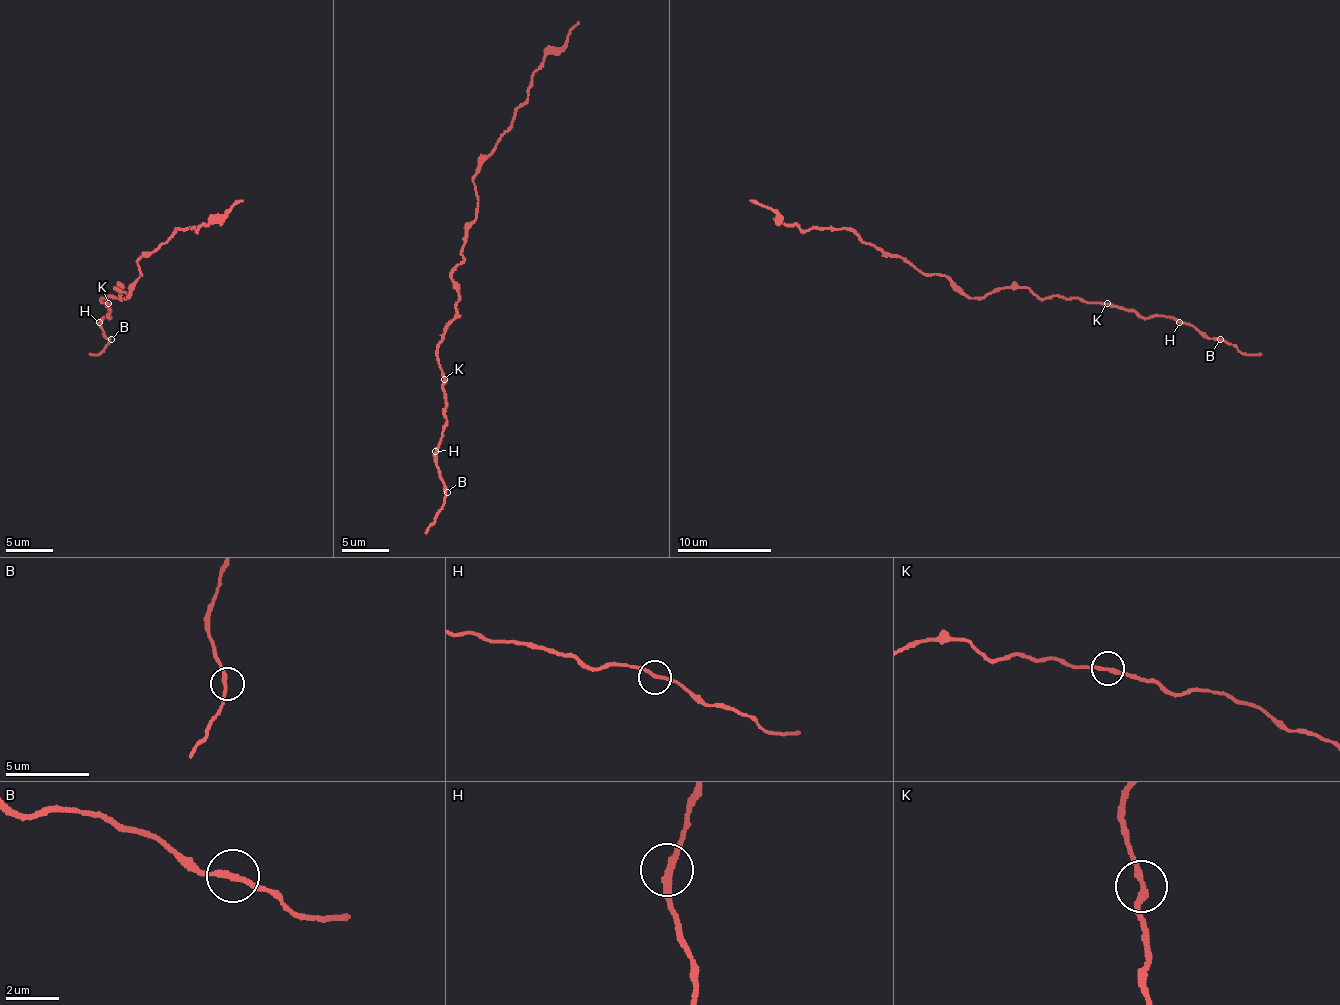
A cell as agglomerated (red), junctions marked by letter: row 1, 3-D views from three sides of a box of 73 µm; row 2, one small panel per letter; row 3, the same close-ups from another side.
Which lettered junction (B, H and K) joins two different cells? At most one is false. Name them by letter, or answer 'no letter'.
no letter

